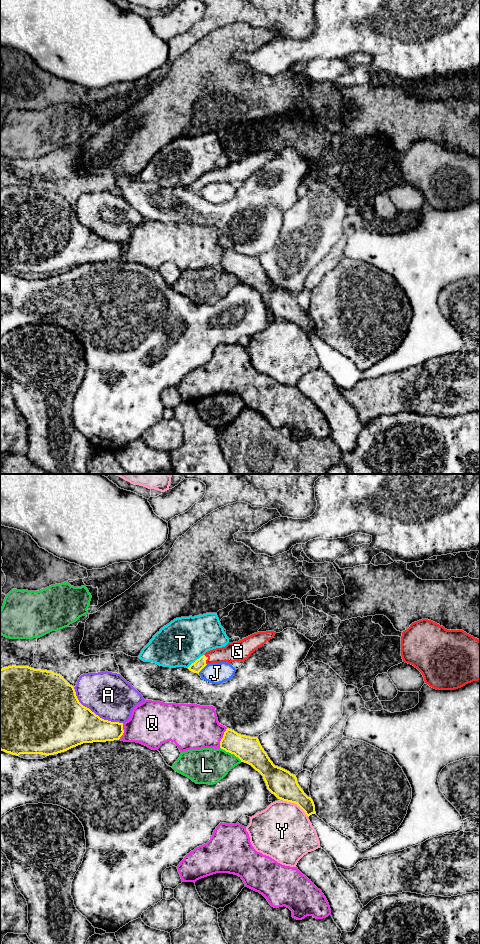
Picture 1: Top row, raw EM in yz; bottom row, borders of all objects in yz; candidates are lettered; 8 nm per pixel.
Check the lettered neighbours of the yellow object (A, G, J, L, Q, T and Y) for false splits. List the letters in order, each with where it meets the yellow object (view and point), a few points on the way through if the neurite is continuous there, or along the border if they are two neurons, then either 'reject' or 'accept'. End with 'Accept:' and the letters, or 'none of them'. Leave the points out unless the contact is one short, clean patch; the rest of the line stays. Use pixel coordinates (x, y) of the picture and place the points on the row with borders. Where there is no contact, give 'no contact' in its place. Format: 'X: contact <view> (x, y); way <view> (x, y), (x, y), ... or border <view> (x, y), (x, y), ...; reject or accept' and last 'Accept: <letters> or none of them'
A: contact yz (93, 712); reject
G: contact yz (207, 658); way yz (199, 664), (207, 658), (237, 651); accept
J: contact yz (202, 668); reject
L: contact yz (231, 753); reject
Q: contact yz (222, 738); reject
T: contact yz (196, 660); reject
Y: contact yz (296, 803); reject
Accept: G

